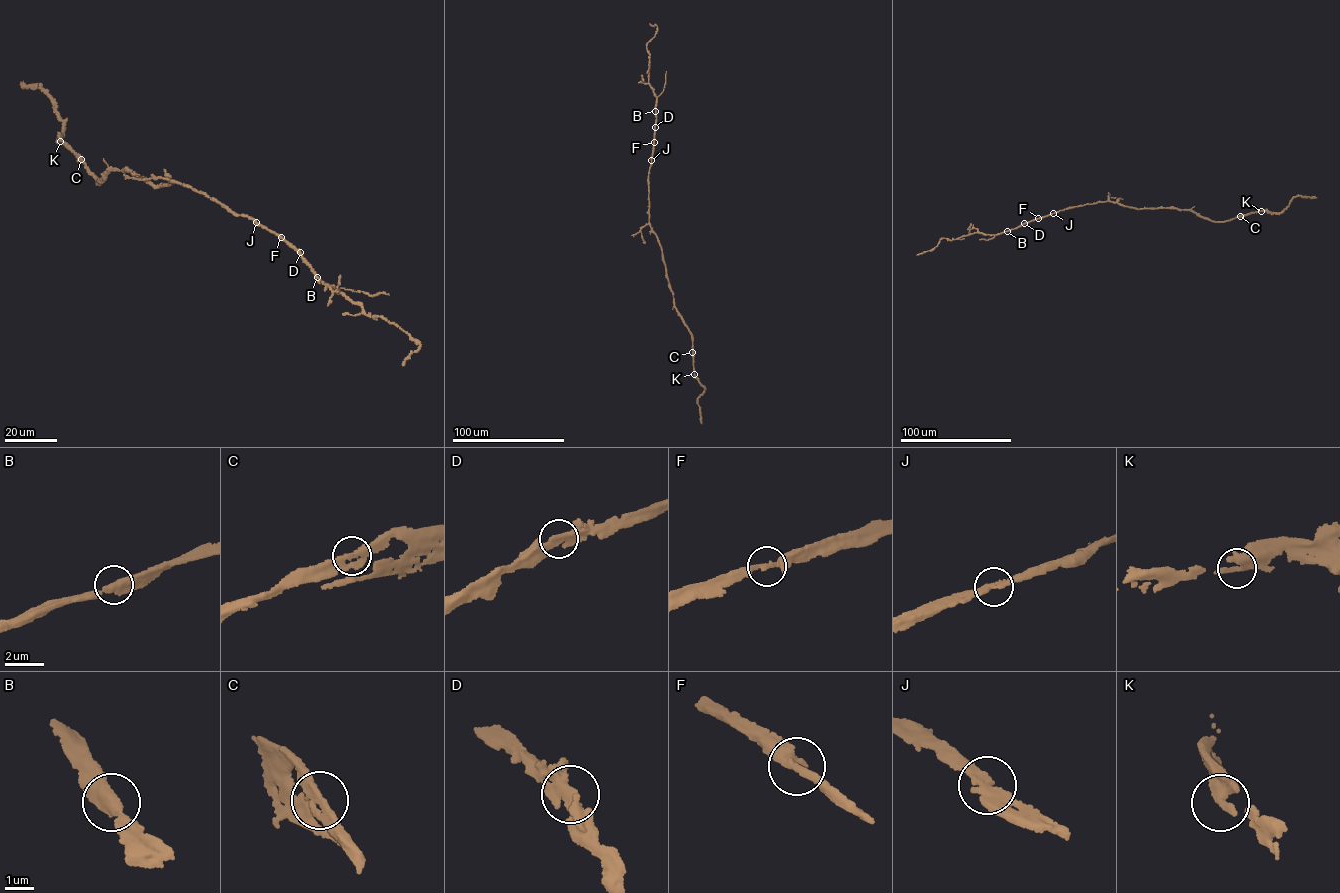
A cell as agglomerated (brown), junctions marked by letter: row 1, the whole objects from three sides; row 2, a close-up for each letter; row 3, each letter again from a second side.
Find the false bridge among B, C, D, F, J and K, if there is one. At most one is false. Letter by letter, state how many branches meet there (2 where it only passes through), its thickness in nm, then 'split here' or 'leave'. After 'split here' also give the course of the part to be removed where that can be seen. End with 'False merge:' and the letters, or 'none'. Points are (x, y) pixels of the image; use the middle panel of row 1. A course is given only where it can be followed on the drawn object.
B: branches 2; calibre 400 nm; leave
C: branches 2; calibre 280 nm; leave
D: branches 2; calibre 320 nm; leave
F: branches 3; calibre 190 nm; leave
J: branches 2; calibre 320 nm; leave
K: branches 3; calibre 300 nm; leave
False merge: none

